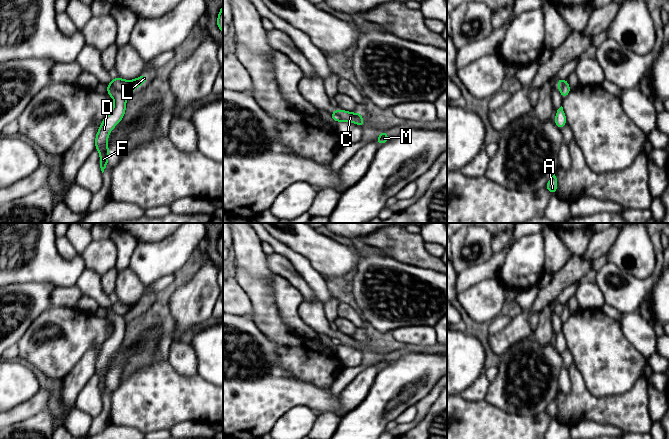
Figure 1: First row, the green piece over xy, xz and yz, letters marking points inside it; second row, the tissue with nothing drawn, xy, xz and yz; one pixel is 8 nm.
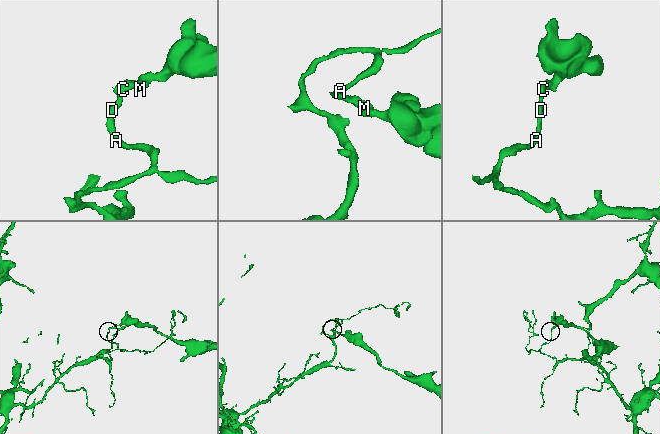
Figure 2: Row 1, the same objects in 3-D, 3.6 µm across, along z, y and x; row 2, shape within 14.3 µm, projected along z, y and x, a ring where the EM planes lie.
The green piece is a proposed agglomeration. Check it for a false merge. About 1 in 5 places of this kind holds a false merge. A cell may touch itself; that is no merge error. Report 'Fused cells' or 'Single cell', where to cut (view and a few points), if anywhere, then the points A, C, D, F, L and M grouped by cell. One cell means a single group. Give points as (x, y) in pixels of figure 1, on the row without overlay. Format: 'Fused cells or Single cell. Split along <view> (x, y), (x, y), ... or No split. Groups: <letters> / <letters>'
Fused cells. Split along xy (110, 307), (116, 313), (125, 317). Groups: A D F / C L M

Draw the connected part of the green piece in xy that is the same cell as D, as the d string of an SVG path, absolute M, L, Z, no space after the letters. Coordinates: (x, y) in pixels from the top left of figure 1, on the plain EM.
M106 308L106 316L114 323L112 335L103 343L95 362L95 374L100 376L100 392L102 397L108 390L108 379L110 372L106 370L111 354L123 343L126 334L126 317L116 314L112 308Z

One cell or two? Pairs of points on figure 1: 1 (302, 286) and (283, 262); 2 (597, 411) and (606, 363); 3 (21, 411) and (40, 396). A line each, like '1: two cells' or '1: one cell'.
1: one cell
2: two cells
3: one cell

